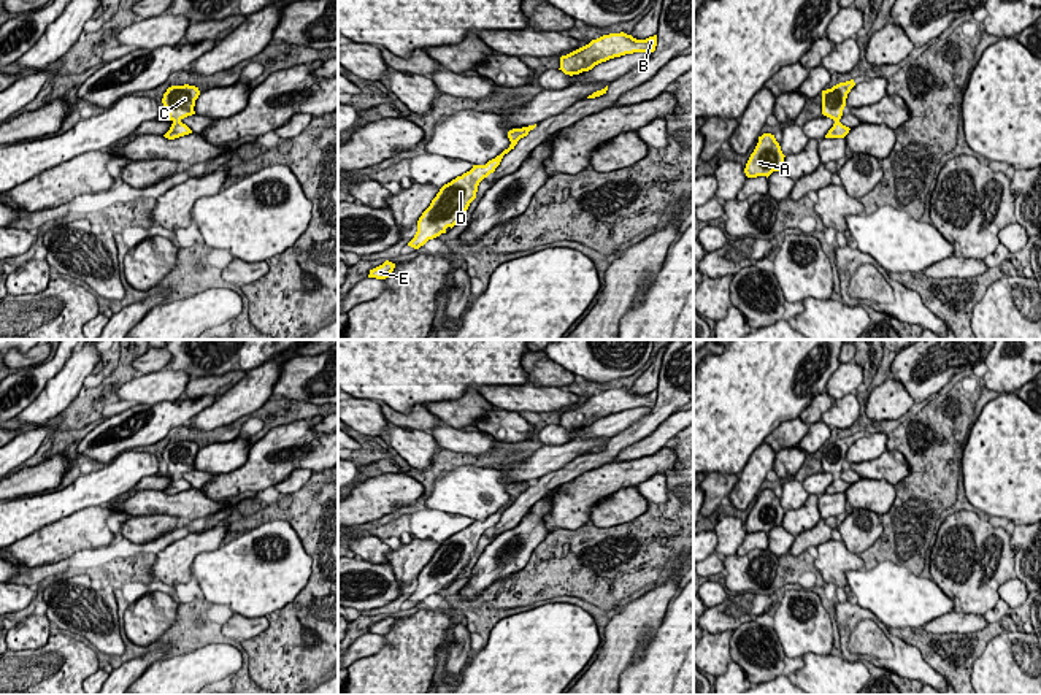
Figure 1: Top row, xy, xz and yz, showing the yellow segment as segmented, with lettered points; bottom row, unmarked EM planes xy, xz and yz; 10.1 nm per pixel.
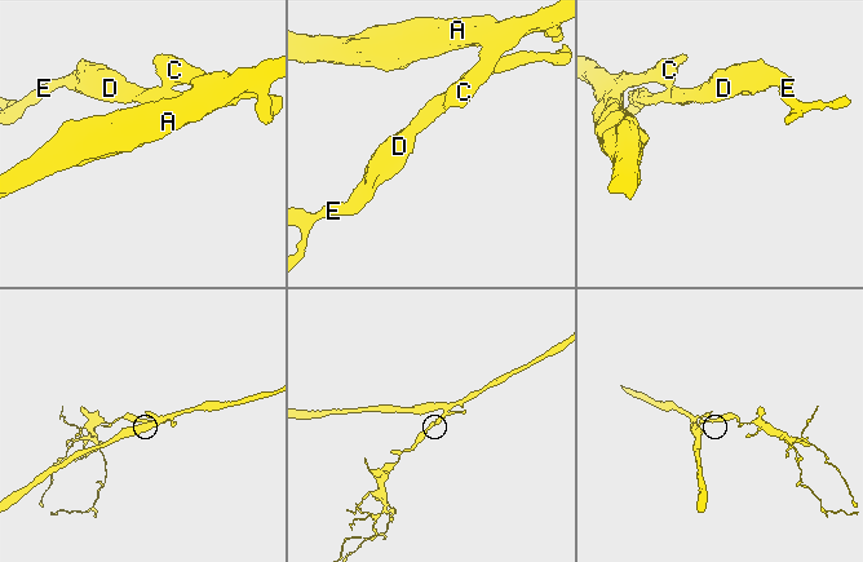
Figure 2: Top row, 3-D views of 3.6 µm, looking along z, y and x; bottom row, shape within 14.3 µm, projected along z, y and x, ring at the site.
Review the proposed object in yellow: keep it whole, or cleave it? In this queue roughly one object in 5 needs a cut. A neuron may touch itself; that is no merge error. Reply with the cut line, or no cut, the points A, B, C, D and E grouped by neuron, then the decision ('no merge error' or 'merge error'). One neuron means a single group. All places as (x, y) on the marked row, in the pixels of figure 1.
no cut; A B C D E; no merge error

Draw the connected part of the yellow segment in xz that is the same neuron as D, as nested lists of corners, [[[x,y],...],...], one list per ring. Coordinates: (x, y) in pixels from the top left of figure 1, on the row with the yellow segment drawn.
[[[535,125],[513,129],[508,132],[511,141],[509,148],[500,156],[489,160],[486,165],[473,165],[473,168],[462,176],[457,176],[451,182],[444,184],[430,206],[422,213],[417,221],[417,232],[408,246],[419,249],[428,240],[446,233],[448,227],[457,225],[462,214],[468,209],[470,203],[476,198],[479,182],[487,178],[500,165],[505,154],[508,154],[517,141],[528,135]]]

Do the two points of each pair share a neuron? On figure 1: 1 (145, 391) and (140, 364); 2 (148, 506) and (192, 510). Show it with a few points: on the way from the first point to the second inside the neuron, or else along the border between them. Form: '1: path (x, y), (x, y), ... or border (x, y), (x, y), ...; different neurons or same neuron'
1: border (165, 367), (138, 375); different neurons
2: path (159, 505), (181, 505); same neuron

